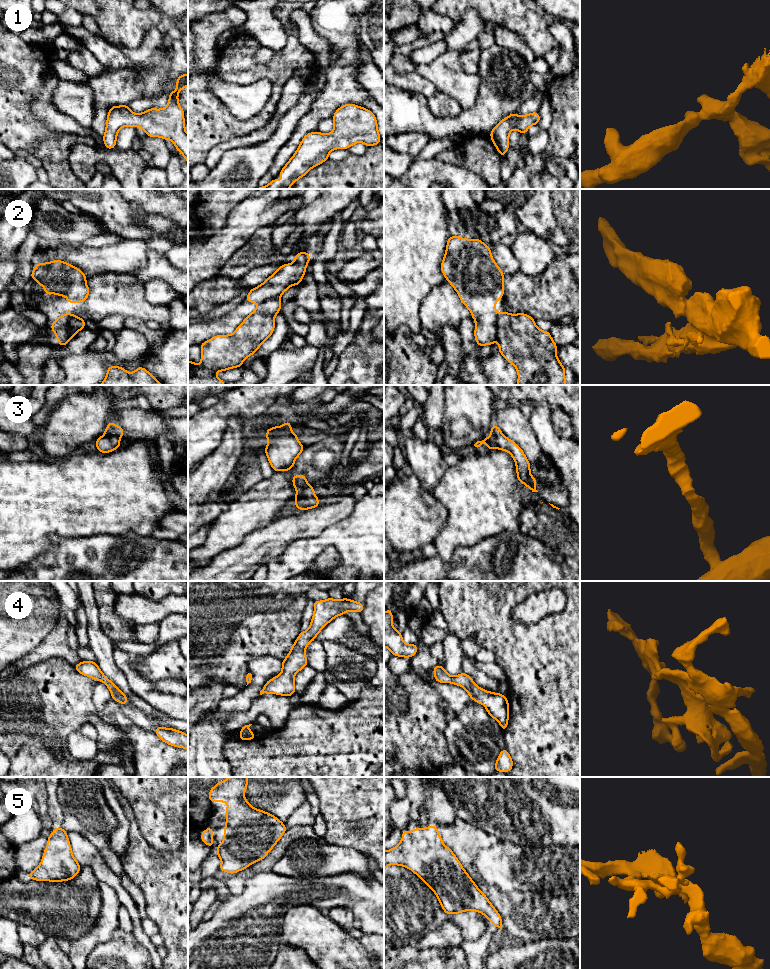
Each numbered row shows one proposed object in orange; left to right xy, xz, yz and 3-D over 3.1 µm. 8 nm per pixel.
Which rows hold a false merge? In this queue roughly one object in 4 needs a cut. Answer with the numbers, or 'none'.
2

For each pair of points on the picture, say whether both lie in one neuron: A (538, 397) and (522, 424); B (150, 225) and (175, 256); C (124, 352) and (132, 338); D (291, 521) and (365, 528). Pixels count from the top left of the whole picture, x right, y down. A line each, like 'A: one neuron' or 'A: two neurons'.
A: two neurons
B: two neurons
C: one neuron
D: two neurons

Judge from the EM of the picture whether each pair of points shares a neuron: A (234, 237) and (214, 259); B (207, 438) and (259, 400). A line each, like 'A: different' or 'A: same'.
A: same
B: same

